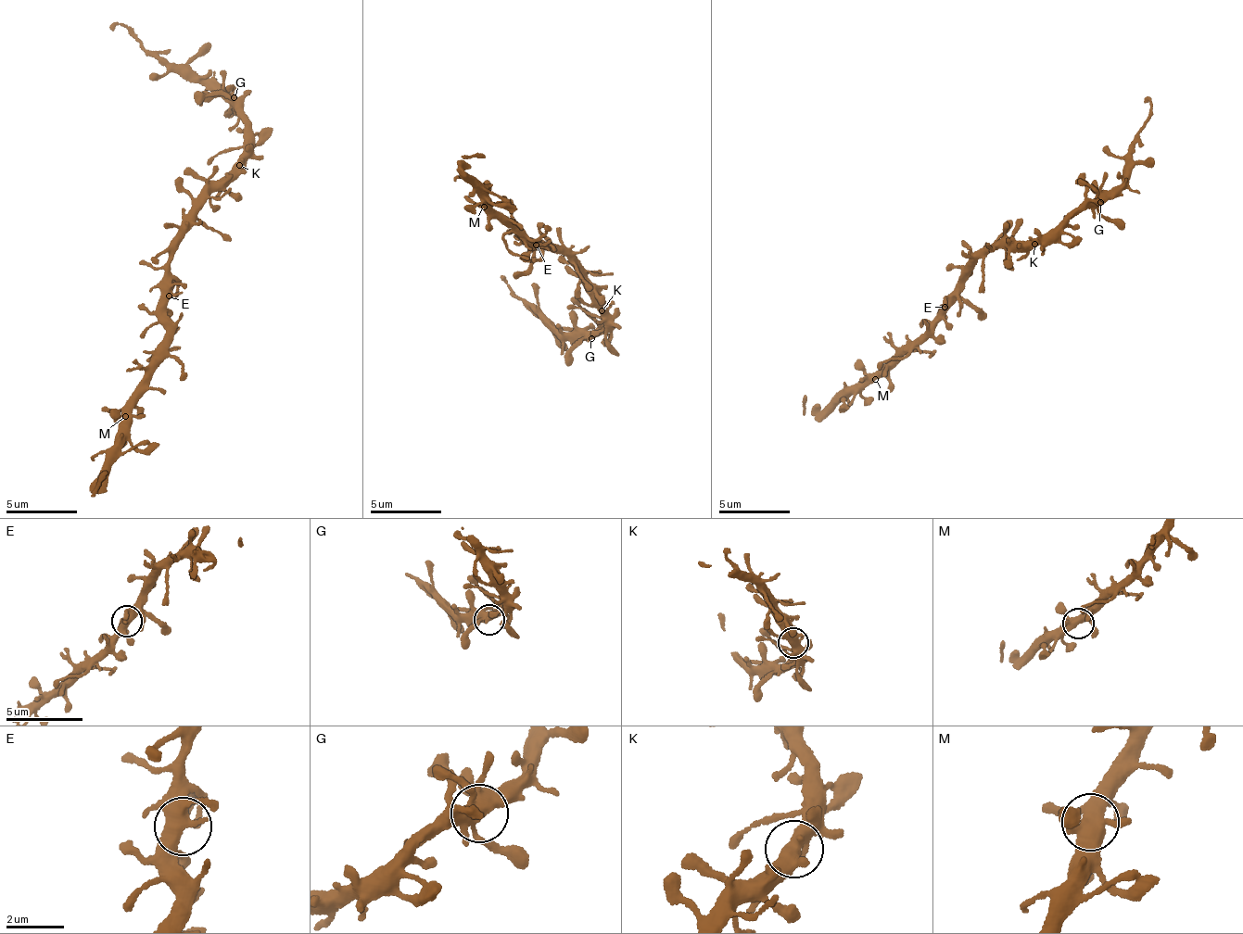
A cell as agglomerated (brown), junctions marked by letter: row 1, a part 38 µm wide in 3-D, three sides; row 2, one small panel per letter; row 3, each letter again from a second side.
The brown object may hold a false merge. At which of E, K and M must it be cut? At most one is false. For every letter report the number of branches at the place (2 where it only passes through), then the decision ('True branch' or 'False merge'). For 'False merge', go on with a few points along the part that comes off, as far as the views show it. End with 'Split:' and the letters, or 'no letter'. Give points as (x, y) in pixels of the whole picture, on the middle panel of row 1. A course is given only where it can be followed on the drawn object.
E: Branches: 4. True branch
K: Branches: 4. True branch
M: Branches: 5. True branch
Split: no letter

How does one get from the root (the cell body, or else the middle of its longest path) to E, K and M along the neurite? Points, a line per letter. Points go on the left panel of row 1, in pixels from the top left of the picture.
E: (196, 220), (185, 228), (174, 246), (166, 285), (169, 296)
K: (196, 220), (205, 199), (226, 182), (230, 172), (239, 165)
M: (196, 220), (185, 228), (174, 246), (170, 280), (163, 297), (167, 336), (147, 391), (125, 416)

